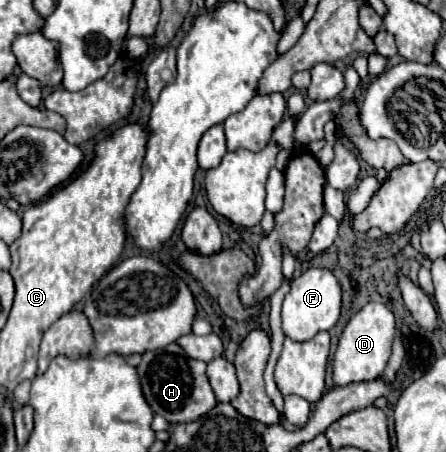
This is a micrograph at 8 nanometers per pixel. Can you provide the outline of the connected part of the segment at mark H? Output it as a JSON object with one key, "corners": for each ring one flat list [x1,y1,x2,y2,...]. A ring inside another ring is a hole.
{"corners":[[176,343,142,353,142,361,136,369,144,399,148,401,152,413,162,415,172,425,196,421,216,405,216,395,206,377,206,363,188,357]]}

